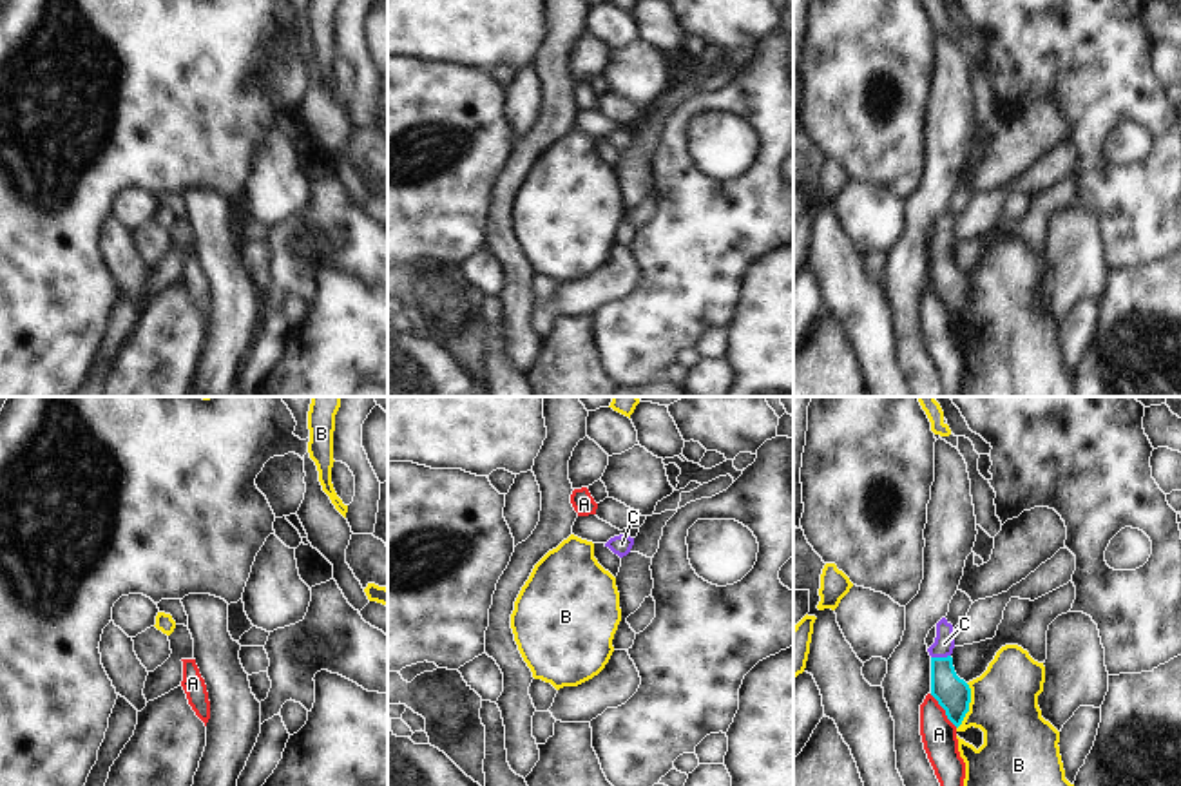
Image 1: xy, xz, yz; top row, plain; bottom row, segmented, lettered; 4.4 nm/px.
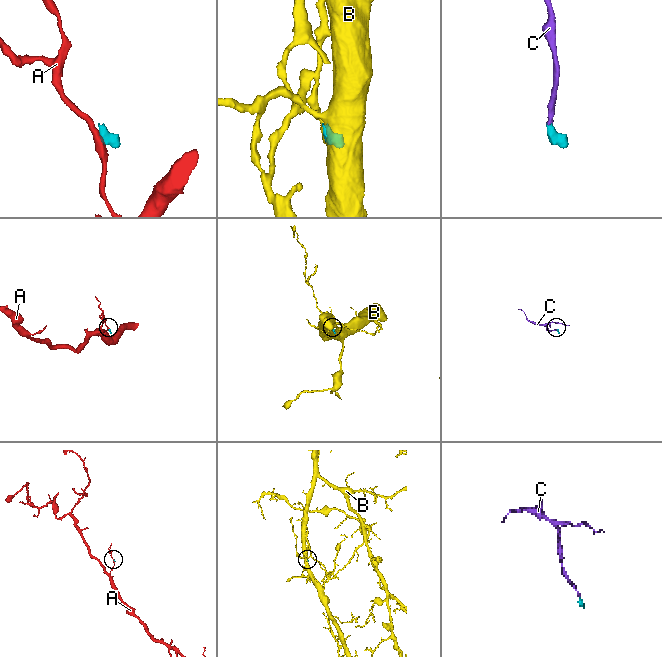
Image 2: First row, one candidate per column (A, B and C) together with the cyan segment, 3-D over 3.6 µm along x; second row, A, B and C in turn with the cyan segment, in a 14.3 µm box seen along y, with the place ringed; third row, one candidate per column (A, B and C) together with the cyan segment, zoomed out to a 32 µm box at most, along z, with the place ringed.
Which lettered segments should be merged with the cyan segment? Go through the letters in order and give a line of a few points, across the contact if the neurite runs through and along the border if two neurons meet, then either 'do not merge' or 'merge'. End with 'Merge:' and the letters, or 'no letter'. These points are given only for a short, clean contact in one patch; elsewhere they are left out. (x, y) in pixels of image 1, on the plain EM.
A: line yz (930, 288), (957, 321); do not merge
B: line yz (968, 277), (969, 305), (957, 323); do not merge
C: line yz (953, 288), (944, 277), (940, 252), (944, 238); merge
Merge: C

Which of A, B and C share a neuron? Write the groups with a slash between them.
A / B / C

